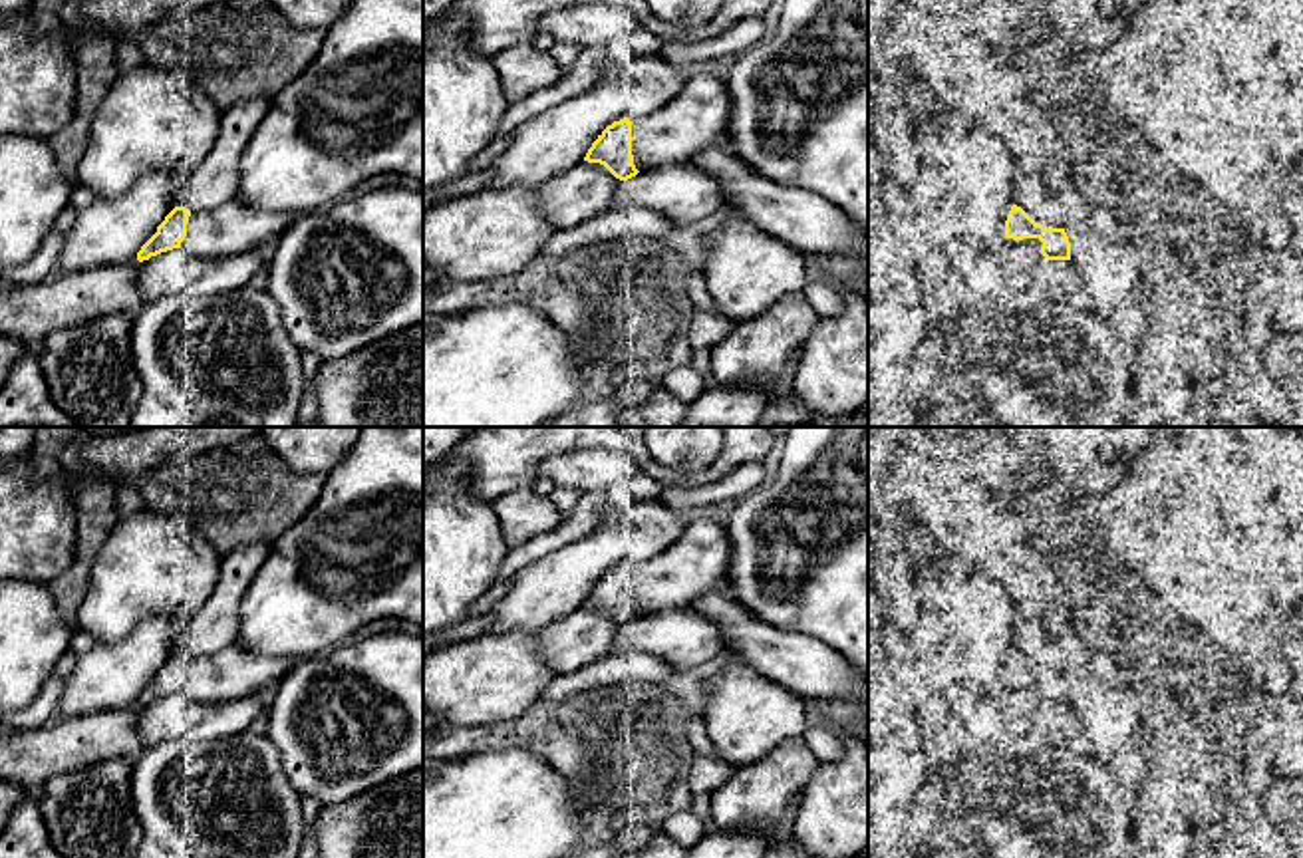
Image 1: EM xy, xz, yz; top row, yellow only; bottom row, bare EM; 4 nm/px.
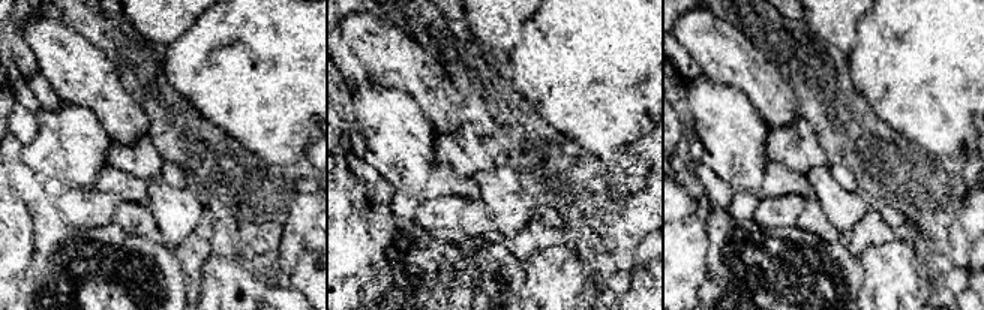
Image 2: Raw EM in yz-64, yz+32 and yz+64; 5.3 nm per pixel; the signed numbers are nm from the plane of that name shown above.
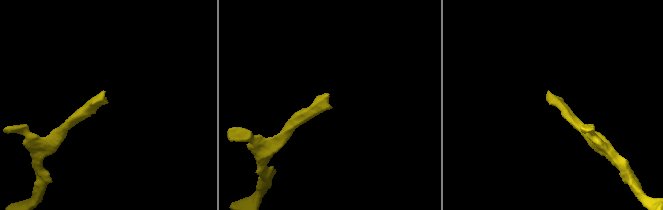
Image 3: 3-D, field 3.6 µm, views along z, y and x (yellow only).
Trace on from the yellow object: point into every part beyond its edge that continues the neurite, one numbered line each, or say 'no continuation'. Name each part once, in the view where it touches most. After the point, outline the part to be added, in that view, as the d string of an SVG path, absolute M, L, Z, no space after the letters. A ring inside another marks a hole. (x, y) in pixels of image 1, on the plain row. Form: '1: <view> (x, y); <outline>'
1: yz (1027, 690); M1003 683L1003 689L1009 695L1023 695L1023 697L1037 697L1037 699L1041 699L1041 691L1043 691L1039 683L1023 683L1023 685Z

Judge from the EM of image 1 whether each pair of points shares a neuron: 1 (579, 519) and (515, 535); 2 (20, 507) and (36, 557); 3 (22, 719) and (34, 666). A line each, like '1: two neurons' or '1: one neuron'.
1: two neurons
2: one neuron
3: two neurons

